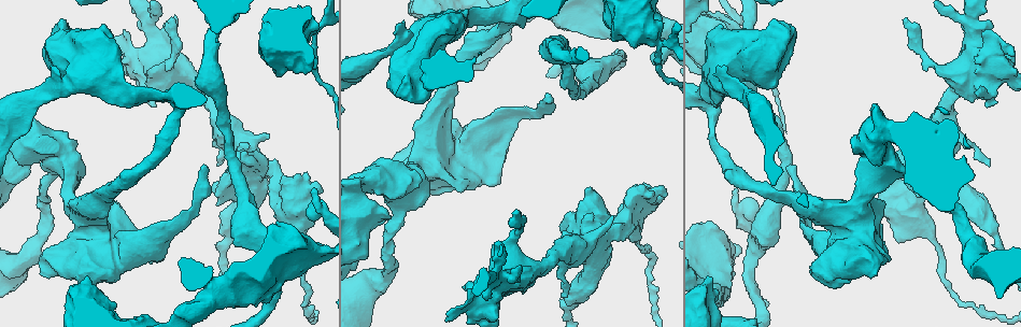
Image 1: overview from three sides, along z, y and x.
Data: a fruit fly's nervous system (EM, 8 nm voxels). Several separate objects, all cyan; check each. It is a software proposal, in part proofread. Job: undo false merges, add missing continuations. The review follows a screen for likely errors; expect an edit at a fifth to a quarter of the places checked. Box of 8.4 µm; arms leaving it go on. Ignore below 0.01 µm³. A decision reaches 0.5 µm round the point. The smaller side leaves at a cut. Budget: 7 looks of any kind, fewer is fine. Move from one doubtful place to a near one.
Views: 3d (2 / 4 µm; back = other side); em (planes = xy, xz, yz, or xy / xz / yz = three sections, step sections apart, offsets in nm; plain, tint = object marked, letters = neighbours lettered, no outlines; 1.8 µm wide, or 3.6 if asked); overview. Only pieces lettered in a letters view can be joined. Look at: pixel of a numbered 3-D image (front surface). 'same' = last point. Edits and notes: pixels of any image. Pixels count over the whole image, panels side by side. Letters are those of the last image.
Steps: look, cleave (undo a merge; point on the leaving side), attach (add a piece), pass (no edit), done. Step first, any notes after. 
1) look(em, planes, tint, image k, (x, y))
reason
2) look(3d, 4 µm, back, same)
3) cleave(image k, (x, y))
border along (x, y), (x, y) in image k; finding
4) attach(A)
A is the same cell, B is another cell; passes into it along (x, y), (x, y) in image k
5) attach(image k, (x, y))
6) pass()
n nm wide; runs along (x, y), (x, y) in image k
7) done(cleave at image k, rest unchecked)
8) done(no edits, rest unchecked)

look(3d, 4 µm, back, image 1, (483, 298))
branch stops here

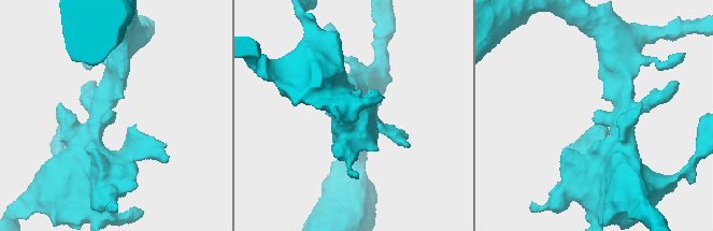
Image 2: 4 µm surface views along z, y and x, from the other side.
look(em, yz, step 4, letters, image 2, (109, 113))
shape alone is not enough

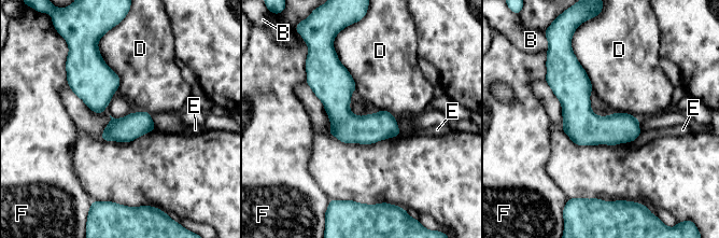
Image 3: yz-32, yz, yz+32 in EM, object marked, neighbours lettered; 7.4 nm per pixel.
look(em, planes, letters, same)
another direction

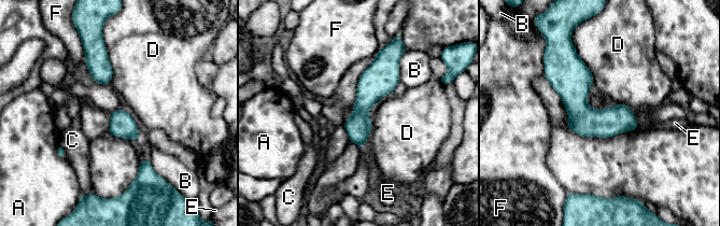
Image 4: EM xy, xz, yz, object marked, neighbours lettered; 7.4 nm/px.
pass()
190 nm wide; D touches over 340 nm; A, B, C, D, E and F are other cells; no lettered piece goes on from it

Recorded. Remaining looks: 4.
look(3d, 2 µm, back, image 1, (496, 184))
closes a loop

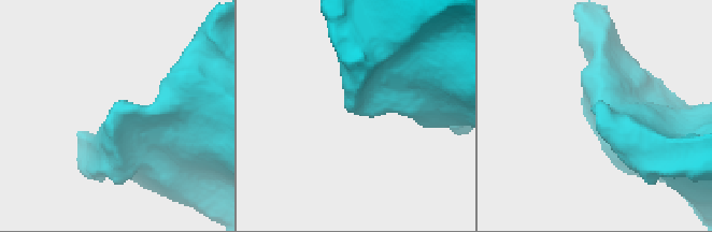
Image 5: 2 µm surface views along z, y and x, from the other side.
look(em, planes, letters, image 5, (600, 111))
now the EM

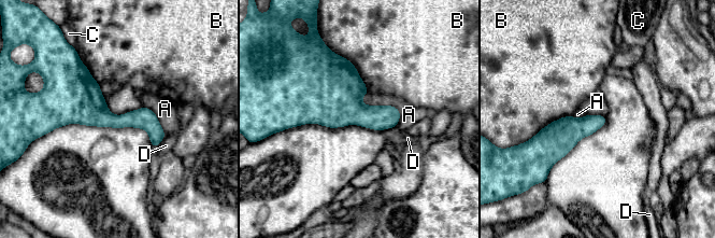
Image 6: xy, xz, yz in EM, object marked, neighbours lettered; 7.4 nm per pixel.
pass()
140 nm wide; A, B, C and D are other cells; border along (361, 96), (394, 106), (397, 126) in image 6; all the same neuron

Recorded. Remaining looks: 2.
look(em, xy, step 4, letters, image 1, (737, 192))
an open end

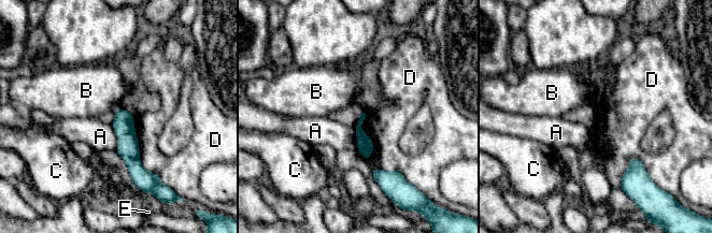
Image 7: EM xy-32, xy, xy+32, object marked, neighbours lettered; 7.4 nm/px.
pass()
D touches over 500 nm; A, B, C, D and E are other cells; runs along (120, 111), (137, 180) in image 7; no lettered piece goes on from it

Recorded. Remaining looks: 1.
done(no edits, rest unchecked)

